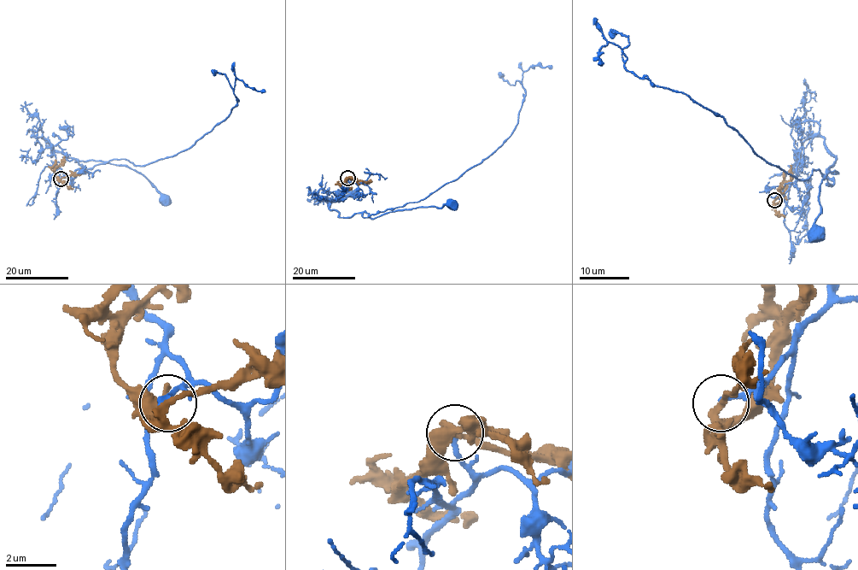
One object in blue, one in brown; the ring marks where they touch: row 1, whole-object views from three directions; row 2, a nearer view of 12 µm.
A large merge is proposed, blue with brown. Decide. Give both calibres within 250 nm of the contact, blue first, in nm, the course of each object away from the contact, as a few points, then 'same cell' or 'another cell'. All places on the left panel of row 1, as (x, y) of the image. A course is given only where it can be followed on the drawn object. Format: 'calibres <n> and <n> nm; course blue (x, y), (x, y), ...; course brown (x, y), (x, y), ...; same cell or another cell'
calibres 220 and 200 nm; course blue (61, 178), (63, 174), (50, 143), (42, 138), (54, 150), (77, 161), (127, 166), (142, 174), (165, 197); course brown (61, 178), (60, 180), (55, 174), (55, 169), (65, 156); another cell

